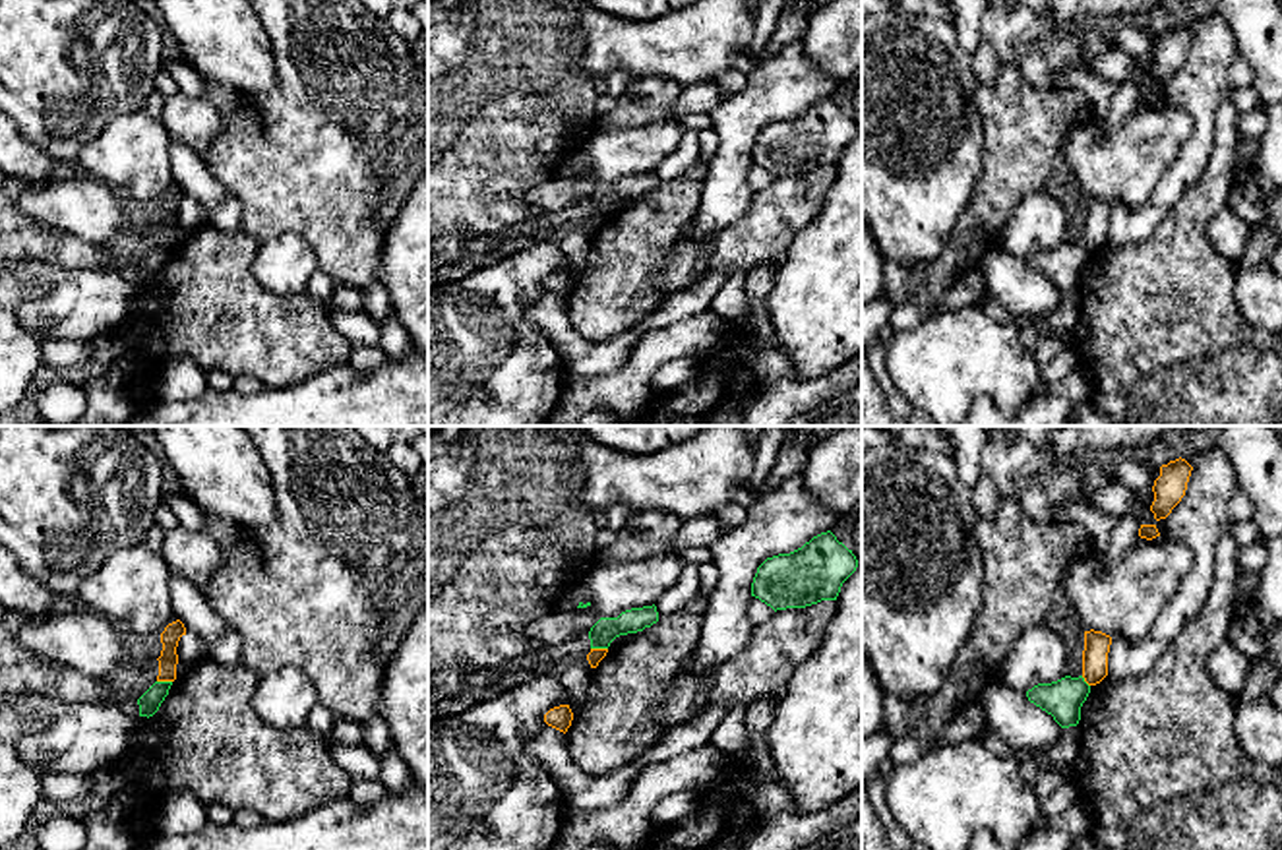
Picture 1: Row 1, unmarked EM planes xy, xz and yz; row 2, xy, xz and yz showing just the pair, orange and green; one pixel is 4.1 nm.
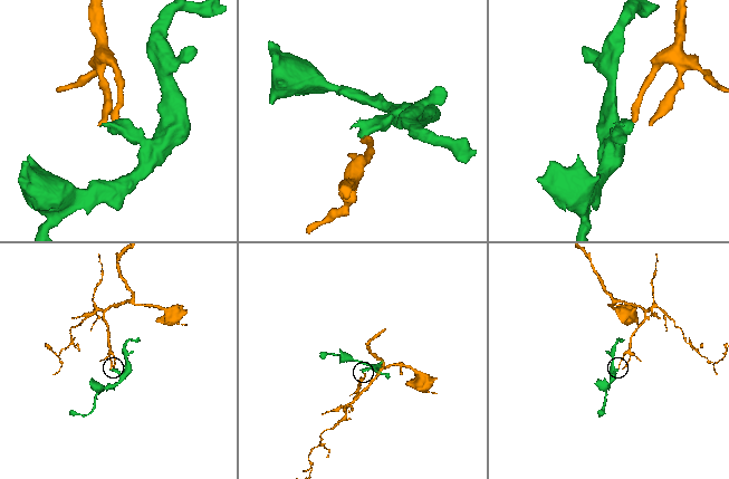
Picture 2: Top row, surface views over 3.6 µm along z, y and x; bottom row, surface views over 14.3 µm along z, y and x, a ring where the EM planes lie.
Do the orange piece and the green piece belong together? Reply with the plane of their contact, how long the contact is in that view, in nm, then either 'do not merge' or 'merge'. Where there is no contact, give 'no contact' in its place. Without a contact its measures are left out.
contact in xz; length 70 nm; do not merge

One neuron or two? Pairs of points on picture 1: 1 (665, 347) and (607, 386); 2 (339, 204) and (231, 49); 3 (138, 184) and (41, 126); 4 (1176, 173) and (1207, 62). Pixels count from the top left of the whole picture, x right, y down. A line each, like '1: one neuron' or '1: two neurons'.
1: one neuron
2: two neurons
3: two neurons
4: one neuron

